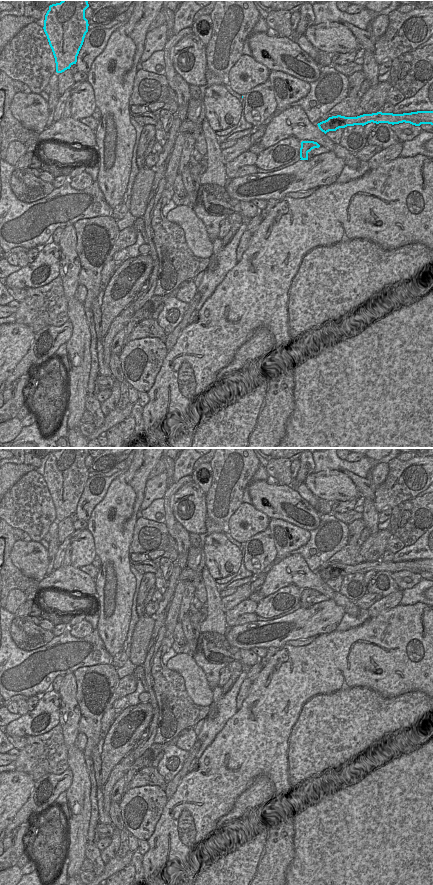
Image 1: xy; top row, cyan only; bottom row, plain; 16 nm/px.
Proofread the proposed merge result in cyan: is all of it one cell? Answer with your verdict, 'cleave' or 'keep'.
cleave

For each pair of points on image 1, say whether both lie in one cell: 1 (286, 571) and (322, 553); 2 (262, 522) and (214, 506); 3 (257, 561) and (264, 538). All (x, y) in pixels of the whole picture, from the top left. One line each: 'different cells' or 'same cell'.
1: different cells
2: different cells
3: same cell

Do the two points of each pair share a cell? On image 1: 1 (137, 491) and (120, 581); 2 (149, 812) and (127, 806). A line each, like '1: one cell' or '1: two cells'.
1: one cell
2: one cell

